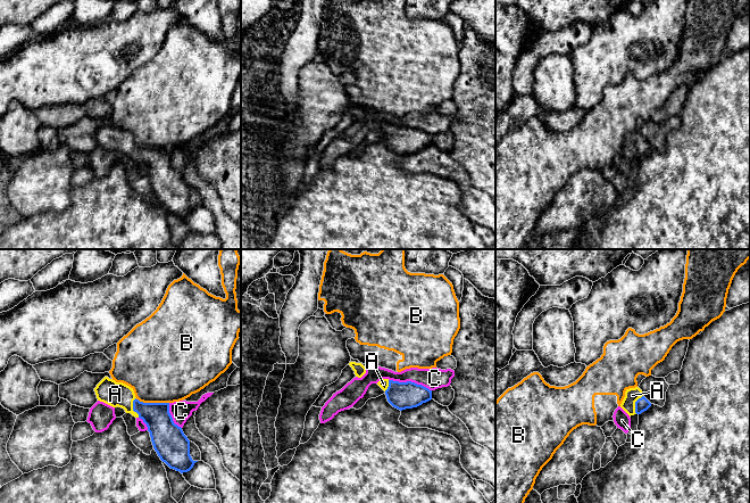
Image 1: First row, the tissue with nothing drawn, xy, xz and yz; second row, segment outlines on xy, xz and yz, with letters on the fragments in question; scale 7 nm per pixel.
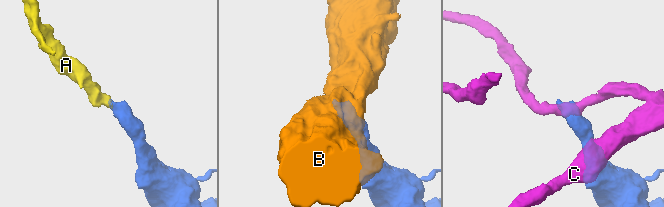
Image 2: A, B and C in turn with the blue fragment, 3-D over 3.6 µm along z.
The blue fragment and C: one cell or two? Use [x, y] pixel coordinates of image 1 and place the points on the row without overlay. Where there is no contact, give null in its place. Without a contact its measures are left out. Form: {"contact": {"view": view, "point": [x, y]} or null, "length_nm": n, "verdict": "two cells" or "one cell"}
{"contact": {"view": "xz", "point": [410, 126]}, "length_nm": 320, "verdict": "two cells"}

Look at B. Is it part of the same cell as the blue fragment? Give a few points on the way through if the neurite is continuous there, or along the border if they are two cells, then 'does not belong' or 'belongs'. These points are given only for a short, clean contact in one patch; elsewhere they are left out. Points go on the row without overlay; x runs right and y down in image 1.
border xy (135, 143), (142, 147), (168, 148); does not belong

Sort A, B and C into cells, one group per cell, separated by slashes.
A / B / C

